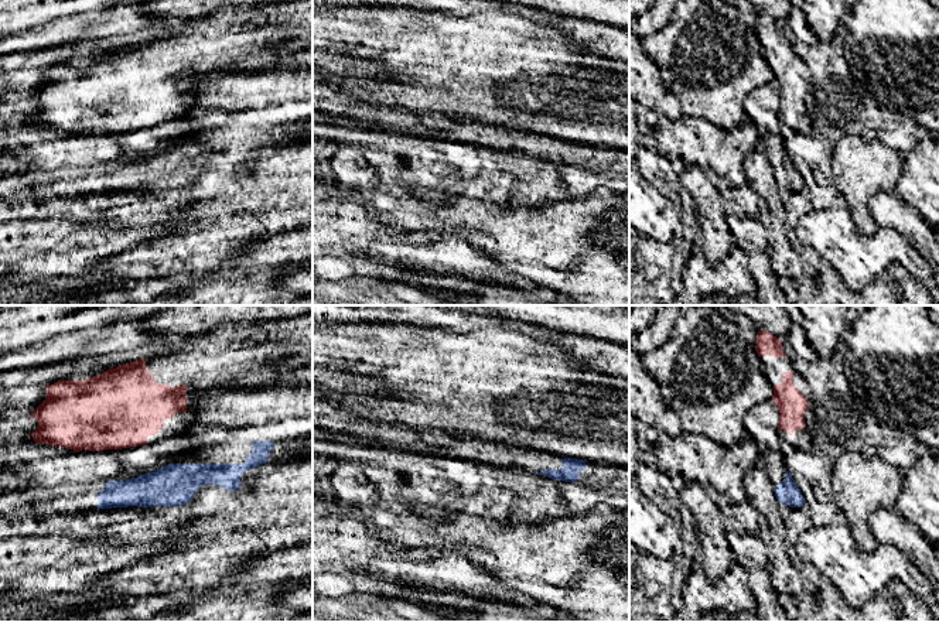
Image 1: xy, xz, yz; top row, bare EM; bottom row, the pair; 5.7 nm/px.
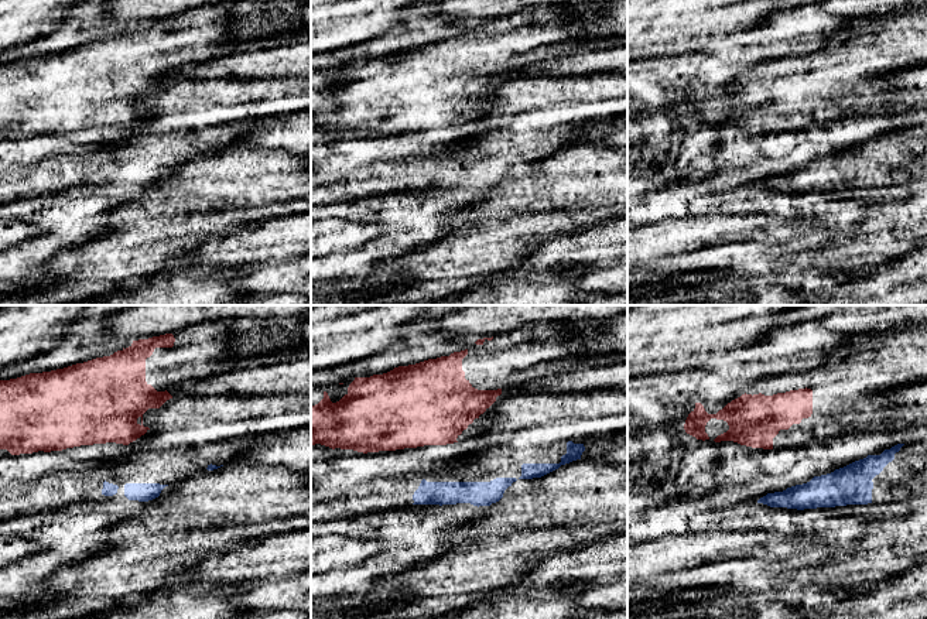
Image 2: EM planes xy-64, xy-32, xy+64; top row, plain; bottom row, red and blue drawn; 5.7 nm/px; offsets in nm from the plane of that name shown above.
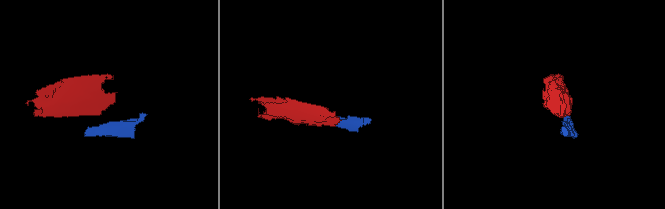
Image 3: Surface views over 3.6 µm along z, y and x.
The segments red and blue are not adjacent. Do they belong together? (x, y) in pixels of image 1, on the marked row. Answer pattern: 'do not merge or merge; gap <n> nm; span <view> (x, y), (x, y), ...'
do not merge; gap 160 nm; span xy (143, 444), (149, 472)

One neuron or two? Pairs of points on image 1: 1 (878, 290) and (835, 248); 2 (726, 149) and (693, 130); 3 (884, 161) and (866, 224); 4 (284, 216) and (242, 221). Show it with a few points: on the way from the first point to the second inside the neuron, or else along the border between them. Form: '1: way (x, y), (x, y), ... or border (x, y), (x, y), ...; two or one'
1: border (881, 276), (861, 290); two
2: way (717, 149), (702, 137); one
3: way (868, 177), (860, 185), (860, 208); one
4: way (275, 221), (252, 222); one

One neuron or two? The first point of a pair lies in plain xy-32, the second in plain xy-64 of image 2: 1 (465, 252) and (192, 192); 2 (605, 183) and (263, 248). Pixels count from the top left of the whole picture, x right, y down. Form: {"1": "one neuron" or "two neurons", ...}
{"1": "one neuron", "2": "two neurons"}

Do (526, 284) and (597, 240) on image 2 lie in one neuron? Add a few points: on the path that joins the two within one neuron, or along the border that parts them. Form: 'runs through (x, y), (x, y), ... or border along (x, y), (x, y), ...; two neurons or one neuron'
runs through (543, 272), (580, 249); one neuron

